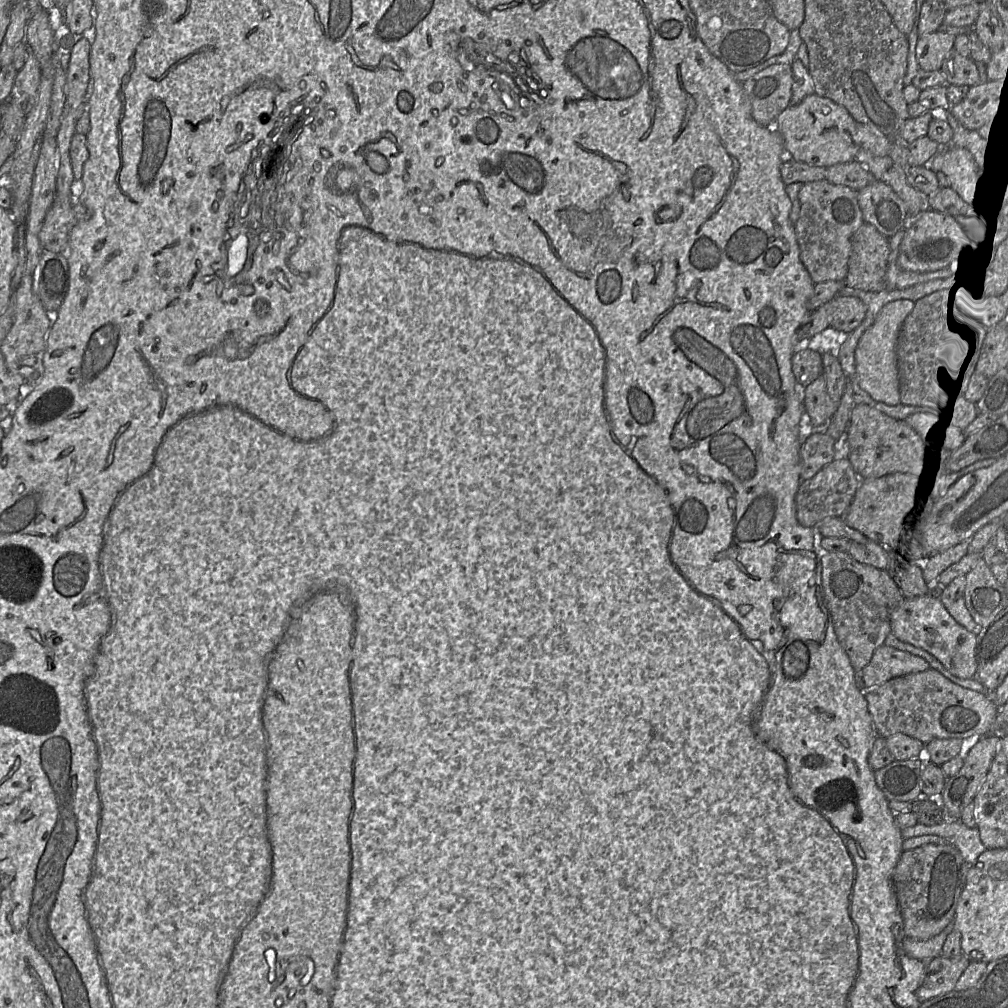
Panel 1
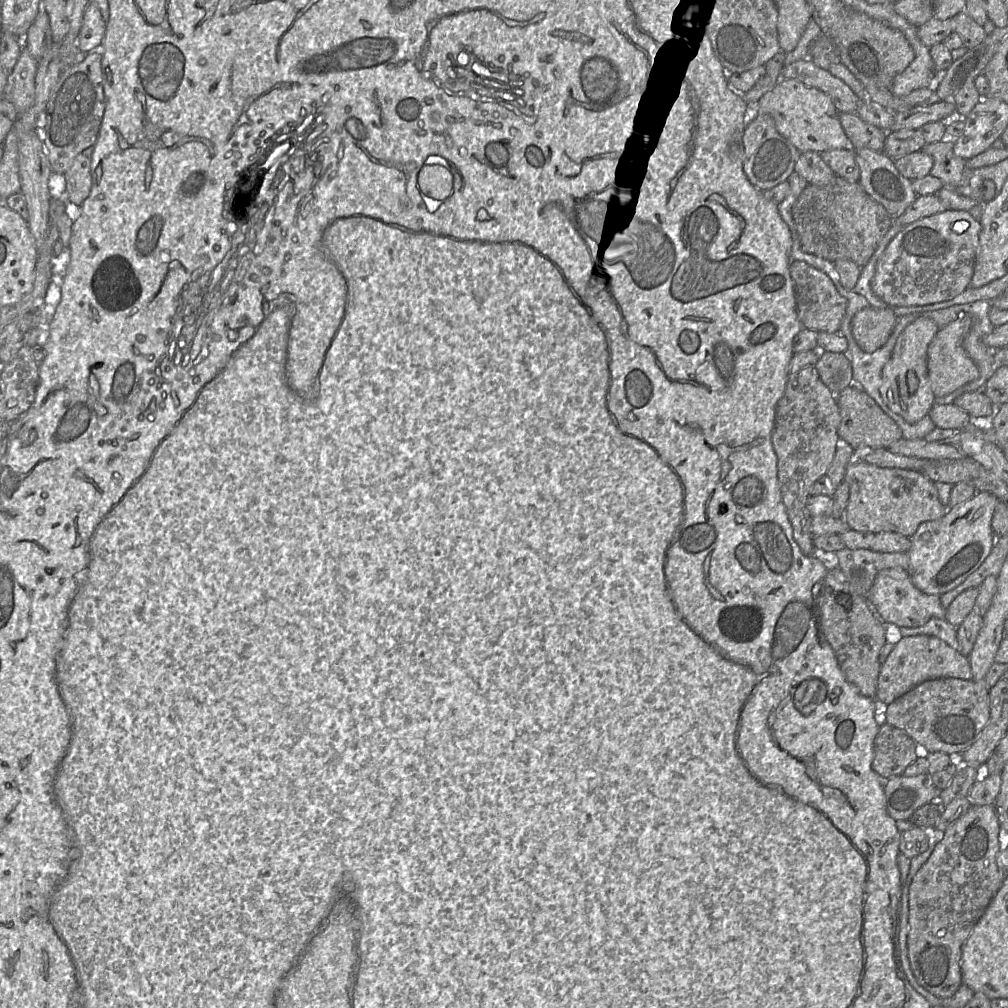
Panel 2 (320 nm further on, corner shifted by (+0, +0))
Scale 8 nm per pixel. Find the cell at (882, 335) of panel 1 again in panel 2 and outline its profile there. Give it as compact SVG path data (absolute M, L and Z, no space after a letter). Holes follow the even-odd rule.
M927 318L910 323L896 340L891 358L882 370L880 394L884 403L908 423L916 423L928 415L935 405L935 396L927 369L928 347L938 331L936 323Z

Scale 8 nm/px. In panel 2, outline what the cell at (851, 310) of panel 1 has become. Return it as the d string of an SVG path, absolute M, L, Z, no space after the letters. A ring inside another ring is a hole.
M791 261L790 275L794 284L798 318L803 328L816 332L839 333L846 313L847 300L839 294L831 279L803 261Z

